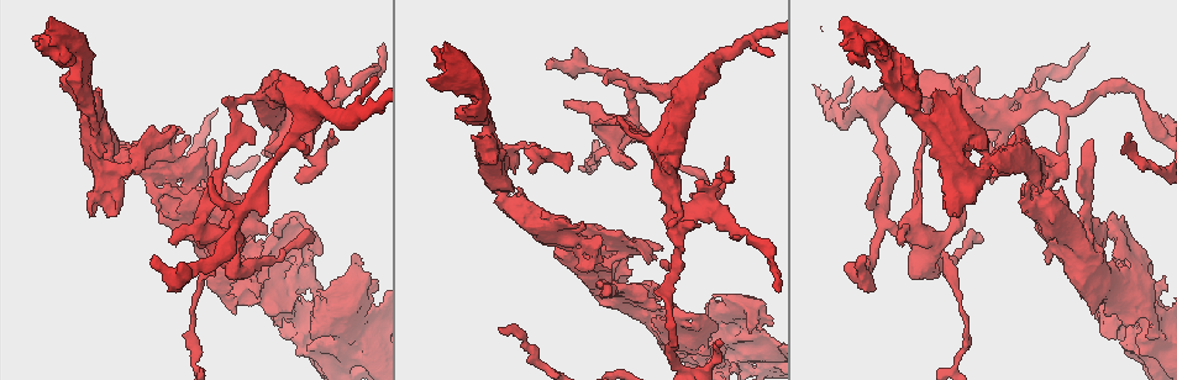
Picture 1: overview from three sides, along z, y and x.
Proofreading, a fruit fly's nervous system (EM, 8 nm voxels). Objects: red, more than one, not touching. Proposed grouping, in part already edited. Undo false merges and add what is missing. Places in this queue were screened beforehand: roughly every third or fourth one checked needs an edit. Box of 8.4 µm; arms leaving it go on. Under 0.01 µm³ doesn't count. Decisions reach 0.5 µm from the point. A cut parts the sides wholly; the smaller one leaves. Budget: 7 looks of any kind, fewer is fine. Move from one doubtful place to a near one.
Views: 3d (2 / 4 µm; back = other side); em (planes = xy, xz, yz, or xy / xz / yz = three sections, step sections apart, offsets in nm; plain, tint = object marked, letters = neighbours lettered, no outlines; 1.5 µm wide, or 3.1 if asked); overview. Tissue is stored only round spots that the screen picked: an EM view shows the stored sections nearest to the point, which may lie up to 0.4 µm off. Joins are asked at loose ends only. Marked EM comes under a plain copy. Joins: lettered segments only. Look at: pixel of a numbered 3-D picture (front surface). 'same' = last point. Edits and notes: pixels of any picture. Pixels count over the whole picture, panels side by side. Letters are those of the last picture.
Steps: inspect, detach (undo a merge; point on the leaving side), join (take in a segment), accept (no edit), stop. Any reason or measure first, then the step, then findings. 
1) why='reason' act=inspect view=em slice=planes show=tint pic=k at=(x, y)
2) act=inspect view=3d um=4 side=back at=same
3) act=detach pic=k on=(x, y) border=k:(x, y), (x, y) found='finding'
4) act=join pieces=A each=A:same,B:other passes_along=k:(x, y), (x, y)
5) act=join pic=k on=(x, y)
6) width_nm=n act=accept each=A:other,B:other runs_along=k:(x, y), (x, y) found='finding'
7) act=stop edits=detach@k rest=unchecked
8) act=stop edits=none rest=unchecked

why='free end' act=inspect view=em slice=xz step=4 show=letters pic=1 at=(840, 30)

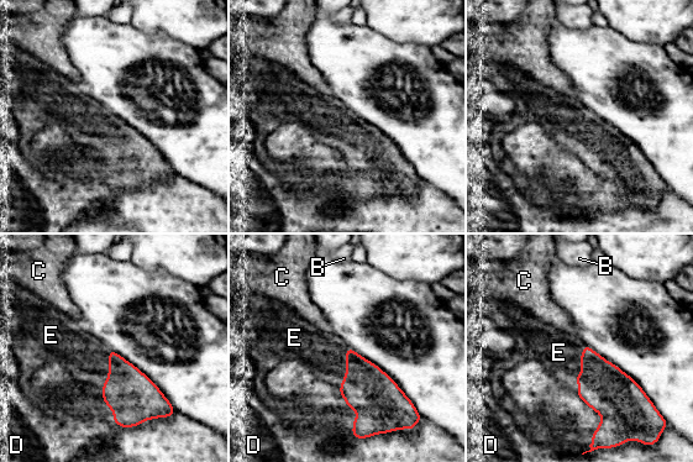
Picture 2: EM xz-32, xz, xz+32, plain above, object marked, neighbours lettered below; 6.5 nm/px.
act=inspect view=em slice=planes show=letters at=same

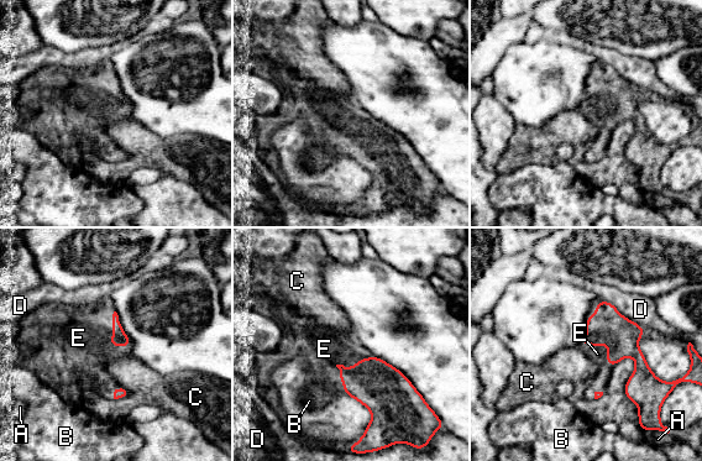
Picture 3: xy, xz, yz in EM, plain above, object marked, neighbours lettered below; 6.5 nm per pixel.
act=join pieces=E each=A:other,B:other,C:other,D:other,E:same found='the neuron continues'

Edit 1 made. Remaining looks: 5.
why='redraw' act=inspect view=overview

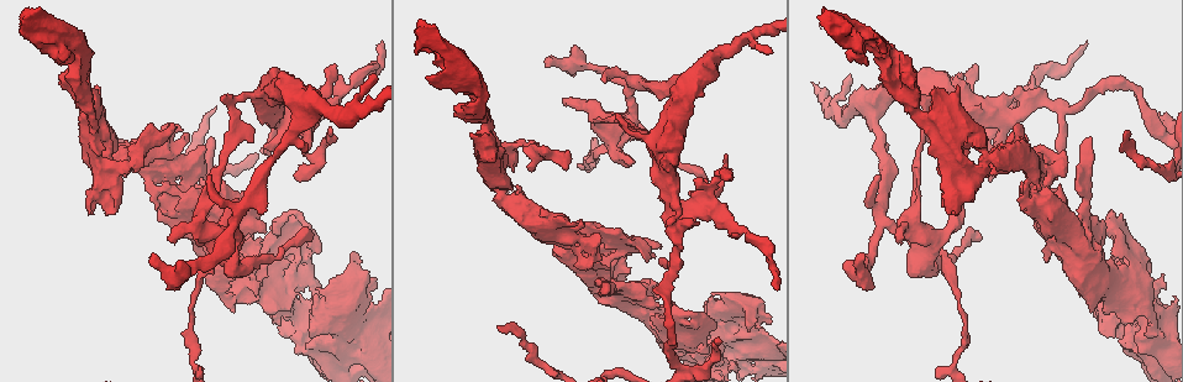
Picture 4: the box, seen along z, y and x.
why='sharp bend' act=inspect view=em slice=xz step=4 show=tint pic=4 at=(670, 323)

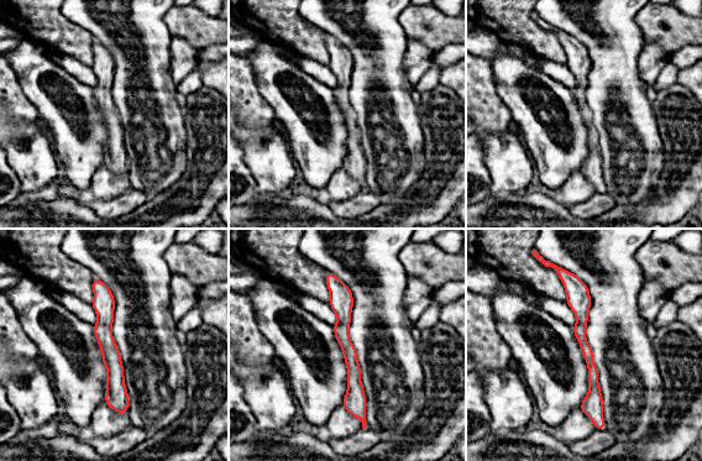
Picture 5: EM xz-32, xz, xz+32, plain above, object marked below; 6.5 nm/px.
why='another direction' act=inspect view=em slice=planes show=letters at=same

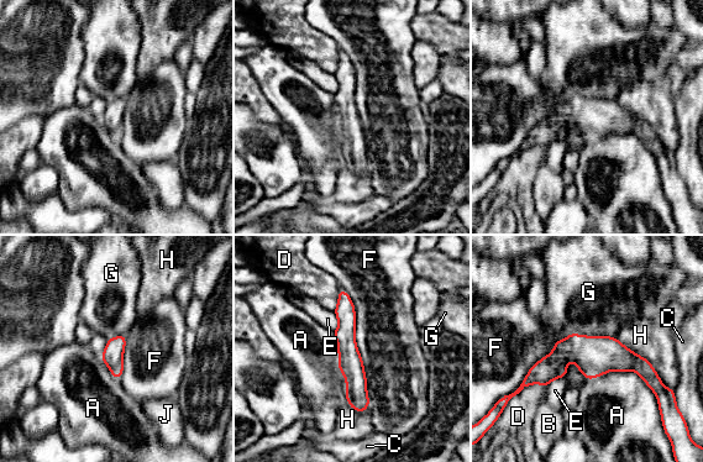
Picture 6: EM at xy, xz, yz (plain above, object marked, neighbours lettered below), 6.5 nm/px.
act=accept each=A:other,B:other,C:other,D:other,E:other,F:other,G:other,H:other,J:other border=6:(340, 287), (353, 305), (370, 404) found='continuous, no second neuron'

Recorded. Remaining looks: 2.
why='abrupt turn' act=inspect view=3d um=4 pic=4 at=(316, 157)

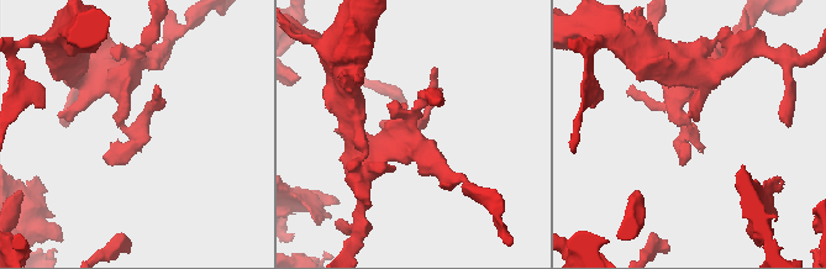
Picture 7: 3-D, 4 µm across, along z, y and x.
act=inspect view=em slice=planes show=letters pic=7 at=(132, 131)

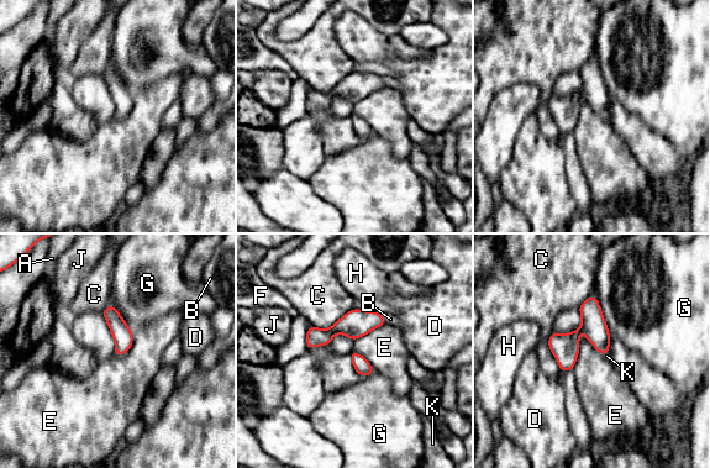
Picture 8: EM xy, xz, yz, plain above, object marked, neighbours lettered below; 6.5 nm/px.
width_nm=120 act=accept each=A:other,B:other,C:other,D:other,E:other,F:other,G:other,H:other,J:other,K:other runs_along=8:(593, 299), (563, 367) found='continuous, no second neuron'

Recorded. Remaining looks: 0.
act=stop edits=join@3 rest=unchecked

